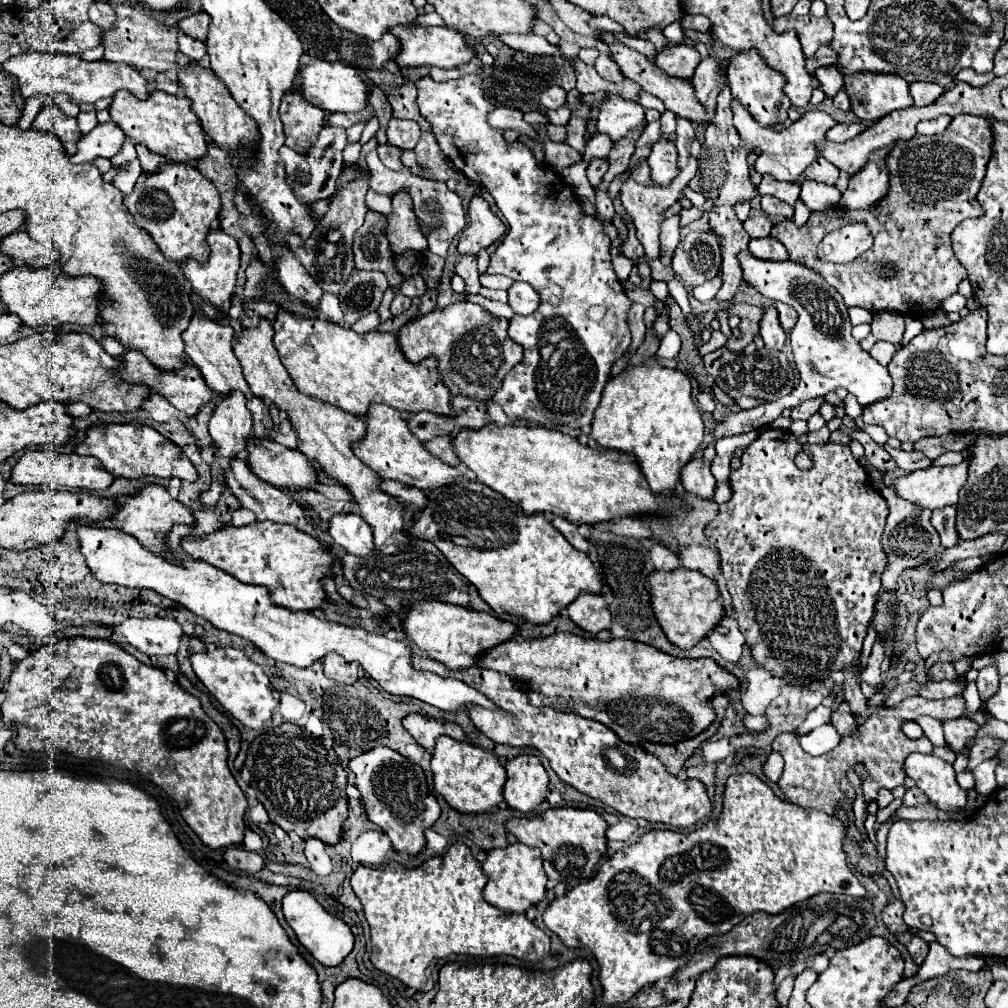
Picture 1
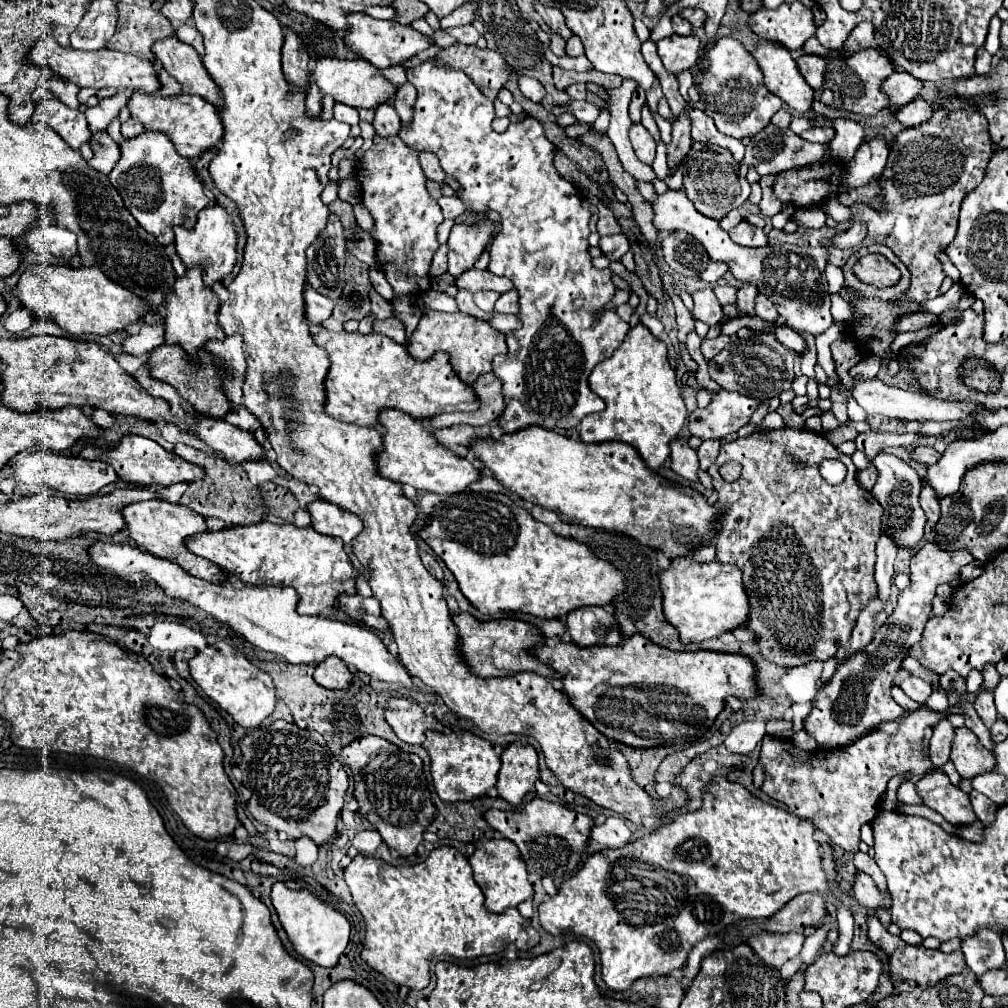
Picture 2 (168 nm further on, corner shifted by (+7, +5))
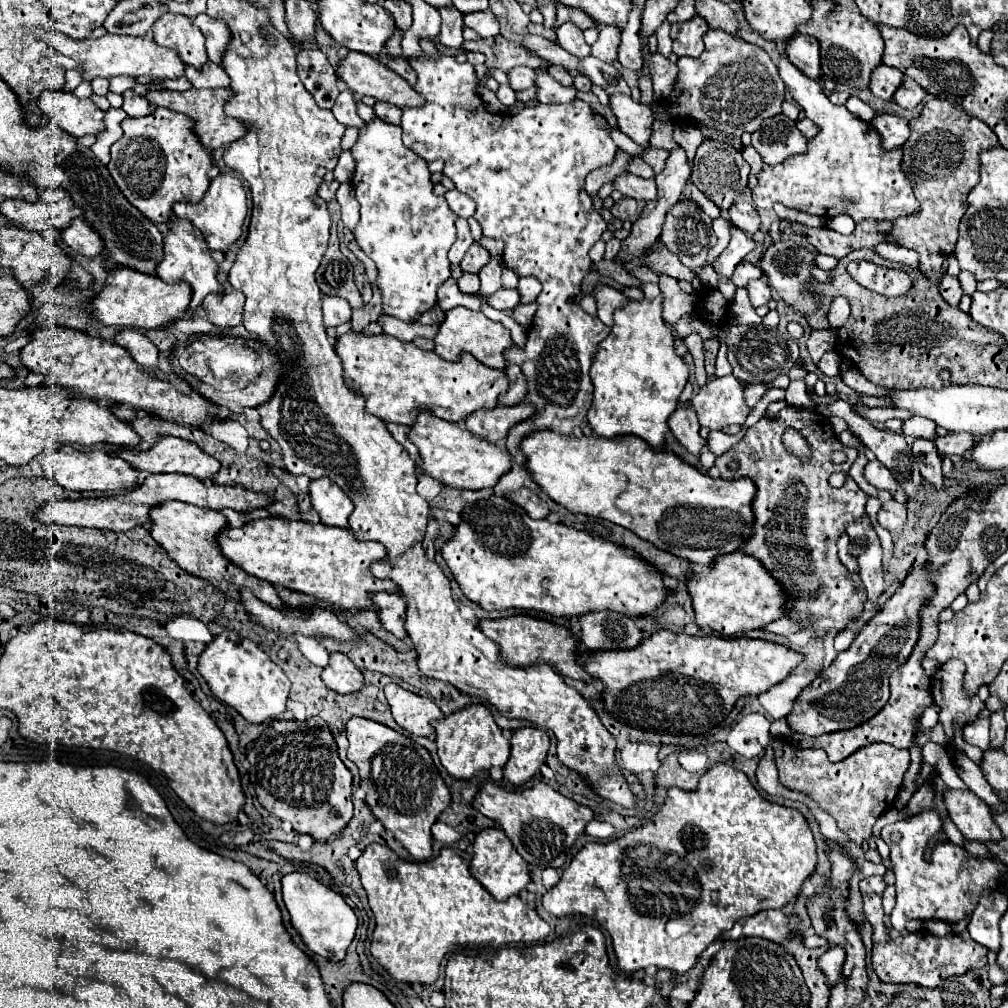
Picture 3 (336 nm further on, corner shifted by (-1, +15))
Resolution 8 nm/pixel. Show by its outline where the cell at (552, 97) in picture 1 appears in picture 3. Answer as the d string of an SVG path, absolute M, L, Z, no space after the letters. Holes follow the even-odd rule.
M517 66L517 68L513 68L513 70L507 72L507 78L509 78L509 86L513 90L525 90L525 88L533 86L535 70L525 68L525 66Z

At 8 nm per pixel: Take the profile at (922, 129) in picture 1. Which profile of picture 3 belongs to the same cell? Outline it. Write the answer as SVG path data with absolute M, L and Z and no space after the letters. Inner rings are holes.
M905 78L905 84L901 84L901 88L897 88L897 94L893 94L893 100L907 110L913 110L923 98L925 98L925 90L917 86L915 80L909 78Z

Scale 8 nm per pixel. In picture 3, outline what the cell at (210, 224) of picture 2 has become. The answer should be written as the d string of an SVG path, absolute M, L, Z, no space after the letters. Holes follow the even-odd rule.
M217 174L199 202L177 202L173 204L173 212L175 216L195 224L203 232L203 238L211 250L225 252L241 236L241 226L247 214L247 198L245 198L243 182L231 174Z

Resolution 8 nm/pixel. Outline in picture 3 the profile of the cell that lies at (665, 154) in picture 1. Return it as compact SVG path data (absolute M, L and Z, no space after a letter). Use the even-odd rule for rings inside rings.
M627 94L609 96L609 106L617 118L619 130L625 132L635 144L649 146L653 110L649 106L633 102L633 98Z

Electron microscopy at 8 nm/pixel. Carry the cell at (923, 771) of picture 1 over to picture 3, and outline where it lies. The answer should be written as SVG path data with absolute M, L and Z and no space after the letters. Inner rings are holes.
M947 790L945 806L949 818L967 840L975 842L997 842L1003 838L999 826L993 822L989 806L975 796L971 790Z

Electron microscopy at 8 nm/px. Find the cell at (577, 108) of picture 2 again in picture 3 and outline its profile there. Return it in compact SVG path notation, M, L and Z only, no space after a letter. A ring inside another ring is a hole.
M537 70L537 80L535 80L535 88L537 88L537 100L543 104L561 104L561 102L571 102L577 94L577 90L573 86L565 88L561 86L555 78L551 78L545 70Z

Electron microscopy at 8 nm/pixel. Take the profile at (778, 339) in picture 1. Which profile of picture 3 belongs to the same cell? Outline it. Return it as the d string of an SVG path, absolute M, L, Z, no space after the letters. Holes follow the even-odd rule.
M741 262L741 264L737 264L735 272L731 274L731 282L733 282L735 286L745 286L749 280L759 278L759 276L763 276L763 272L761 272L761 268L759 268L757 264Z

